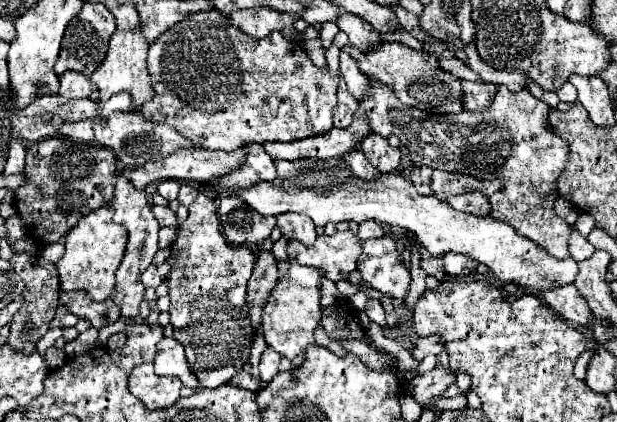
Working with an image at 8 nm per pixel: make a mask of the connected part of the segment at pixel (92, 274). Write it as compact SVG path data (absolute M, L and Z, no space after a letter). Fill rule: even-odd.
M110 205L96 209L94 213L82 217L82 221L78 221L78 225L64 237L66 253L56 263L62 291L86 291L94 301L106 301L110 297L110 291L114 287L114 273L124 257L128 241L126 229L122 229L122 225L116 225L112 221L112 215L114 209Z

